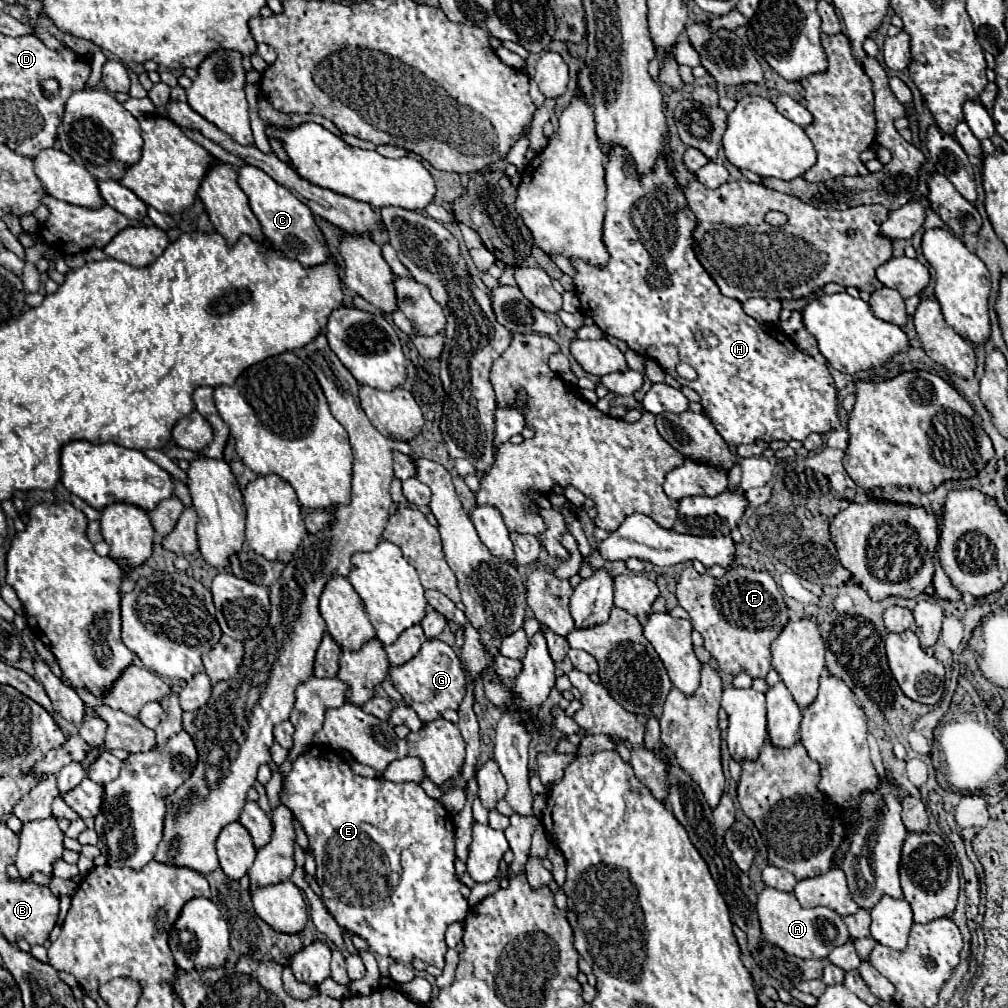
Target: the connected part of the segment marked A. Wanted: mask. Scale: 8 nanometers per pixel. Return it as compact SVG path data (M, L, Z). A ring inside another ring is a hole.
M764 888L758 896L758 920L762 926L762 936L768 944L784 950L790 956L798 958L816 958L824 960L834 948L848 942L848 928L842 922L842 916L830 908L800 908L794 894L780 892L776 888Z

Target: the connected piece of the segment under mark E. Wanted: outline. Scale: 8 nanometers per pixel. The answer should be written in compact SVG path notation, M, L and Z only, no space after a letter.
M312 746L308 752L304 752L302 756L296 758L290 774L284 778L284 788L280 792L282 802L294 812L296 820L302 824L302 828L306 830L308 842L310 842L310 850L314 852L316 858L316 882L322 890L322 904L326 906L326 910L334 916L334 920L338 922L340 928L344 928L350 934L360 936L362 940L368 942L372 952L378 952L382 956L390 956L396 958L398 962L412 962L414 958L424 960L426 964L434 964L436 968L444 968L444 956L446 956L446 942L444 942L444 932L450 924L454 922L464 922L464 916L468 914L470 906L466 902L466 898L460 894L460 882L454 876L454 824L452 824L452 816L444 810L444 806L430 798L420 784L416 782L388 782L388 780L368 780L364 776L356 776L352 774L350 766L342 760L342 756L328 748L328 746Z

